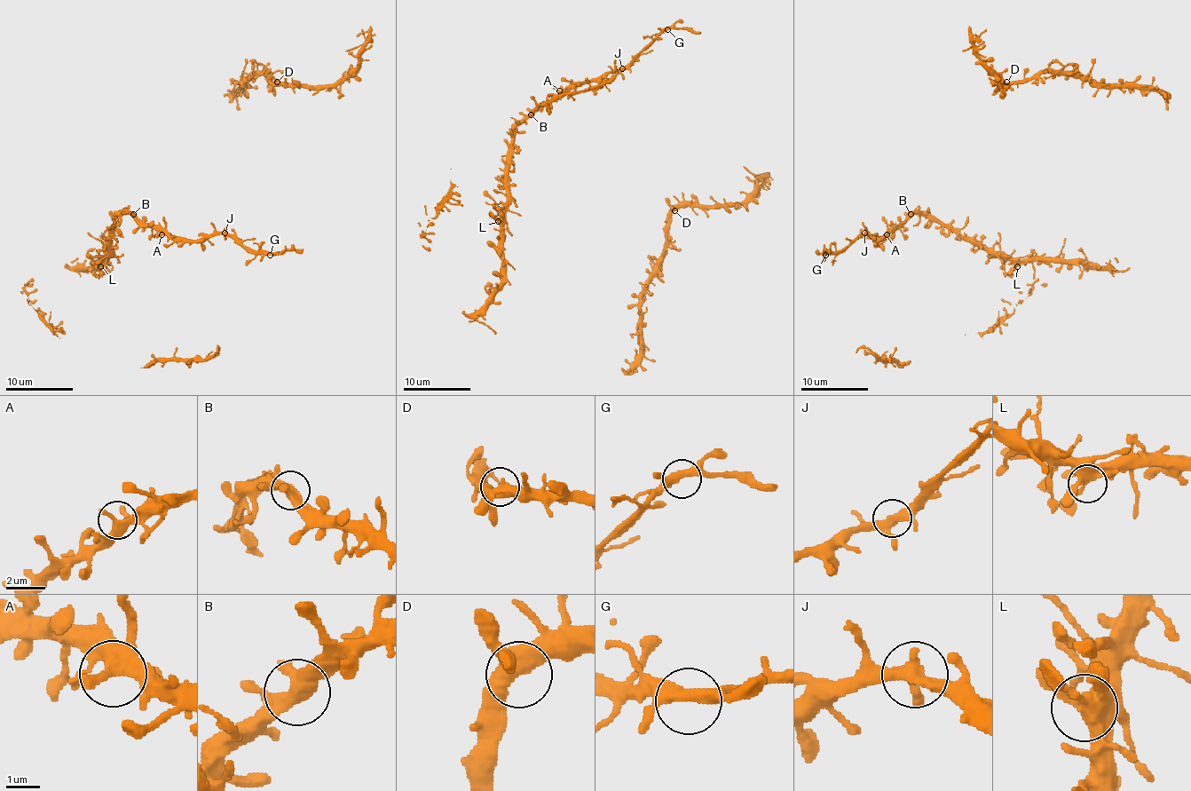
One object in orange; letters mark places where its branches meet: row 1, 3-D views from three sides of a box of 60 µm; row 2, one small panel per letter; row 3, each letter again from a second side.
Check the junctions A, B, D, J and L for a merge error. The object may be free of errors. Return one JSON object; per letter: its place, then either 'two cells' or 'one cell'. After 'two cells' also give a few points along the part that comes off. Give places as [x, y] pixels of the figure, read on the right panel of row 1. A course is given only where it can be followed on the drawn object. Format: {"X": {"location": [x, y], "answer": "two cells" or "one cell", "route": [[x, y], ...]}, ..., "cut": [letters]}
{"A": {"location": [887, 234], "answer": "one cell"}, "B": {"location": [910, 214], "answer": "one cell"}, "D": {"location": [1006, 82], "answer": "one cell"}, "J": {"location": [864, 233], "answer": "one cell"}, "L": {"location": [1017, 266], "answer": "one cell"}, "cut": []}

